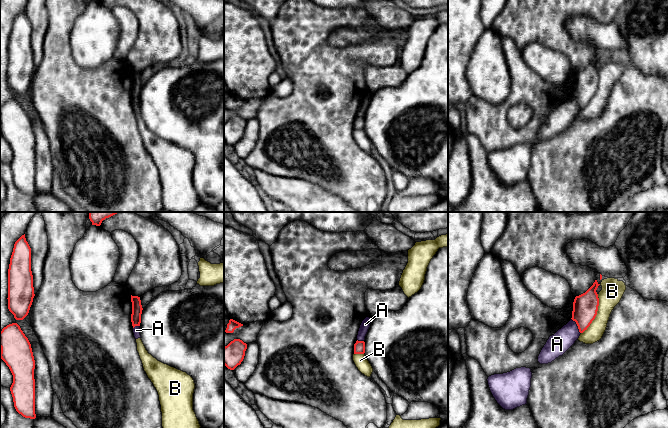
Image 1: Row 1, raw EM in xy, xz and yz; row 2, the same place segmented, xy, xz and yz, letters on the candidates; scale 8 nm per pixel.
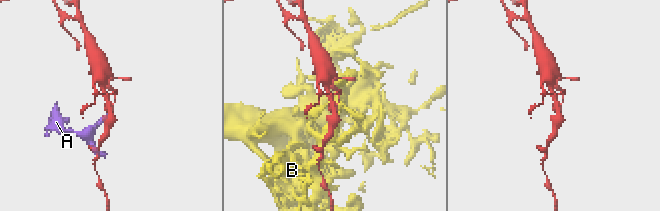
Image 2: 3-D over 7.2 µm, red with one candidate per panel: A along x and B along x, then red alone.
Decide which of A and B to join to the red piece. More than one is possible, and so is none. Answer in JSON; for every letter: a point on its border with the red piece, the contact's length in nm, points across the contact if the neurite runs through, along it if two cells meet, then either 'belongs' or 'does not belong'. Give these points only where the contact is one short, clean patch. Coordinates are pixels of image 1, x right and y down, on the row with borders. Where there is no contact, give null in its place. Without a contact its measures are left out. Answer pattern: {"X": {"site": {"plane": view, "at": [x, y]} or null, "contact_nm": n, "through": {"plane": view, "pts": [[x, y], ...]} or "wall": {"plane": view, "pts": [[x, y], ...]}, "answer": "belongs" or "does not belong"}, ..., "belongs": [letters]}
{"A": {"site": {"plane": "yz", "at": [577, 325]}, "contact_nm": 150, "wall": {"plane": "yz", "pts": [[571, 318], [580, 333]]}, "answer": "does not belong"}, "B": {"site": {"plane": "yz", "at": [596, 314]}, "contact_nm": 340, "answer": "does not belong"}, "belongs": []}

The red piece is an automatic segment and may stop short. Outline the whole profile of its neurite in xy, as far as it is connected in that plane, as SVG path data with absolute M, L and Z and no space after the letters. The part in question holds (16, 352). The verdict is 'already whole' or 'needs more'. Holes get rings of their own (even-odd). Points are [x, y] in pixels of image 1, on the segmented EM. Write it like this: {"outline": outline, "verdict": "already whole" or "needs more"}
{"outline": "M17 323L0 332L0 358L13 375L10 391L16 411L25 418L35 419L35 360L28 338Z", "verdict": "already whole"}

